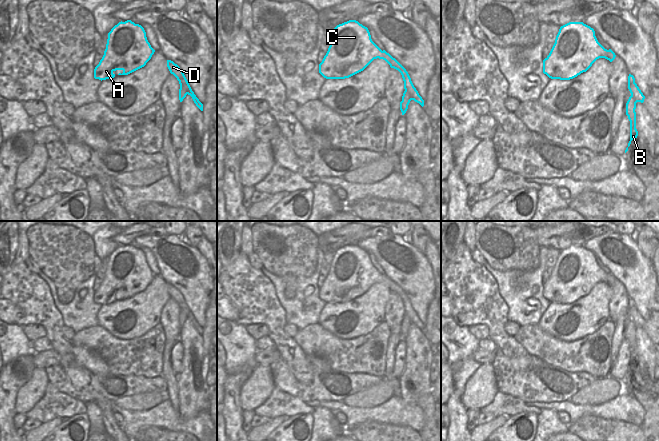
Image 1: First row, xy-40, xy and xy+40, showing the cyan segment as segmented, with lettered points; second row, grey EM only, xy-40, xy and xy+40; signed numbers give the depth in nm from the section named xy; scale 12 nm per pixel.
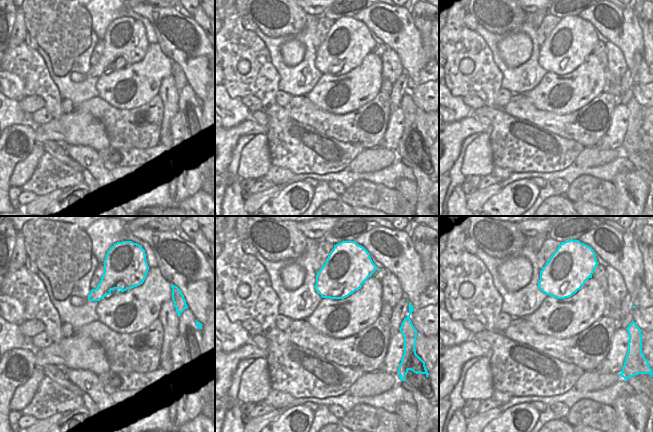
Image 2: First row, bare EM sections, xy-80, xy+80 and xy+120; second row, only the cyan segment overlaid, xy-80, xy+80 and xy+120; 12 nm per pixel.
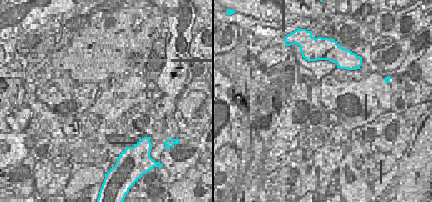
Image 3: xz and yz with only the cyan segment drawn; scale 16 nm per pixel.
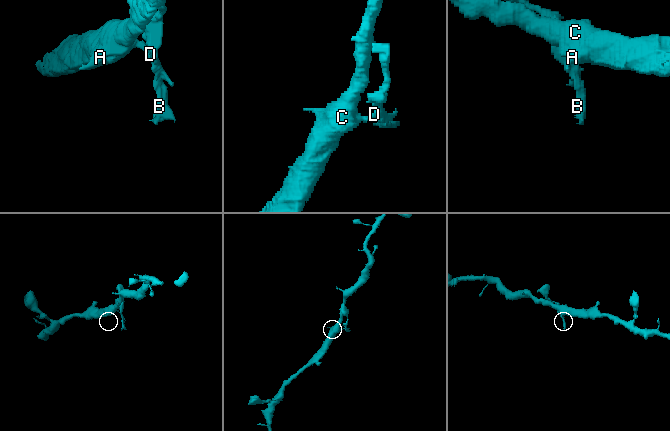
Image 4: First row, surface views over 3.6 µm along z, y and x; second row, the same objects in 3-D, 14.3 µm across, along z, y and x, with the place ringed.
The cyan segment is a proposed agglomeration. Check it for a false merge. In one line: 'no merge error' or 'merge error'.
merge error

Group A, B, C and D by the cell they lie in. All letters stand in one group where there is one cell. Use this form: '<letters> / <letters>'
A C / B D

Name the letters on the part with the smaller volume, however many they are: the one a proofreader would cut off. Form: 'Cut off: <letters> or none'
Cut off: B, D

